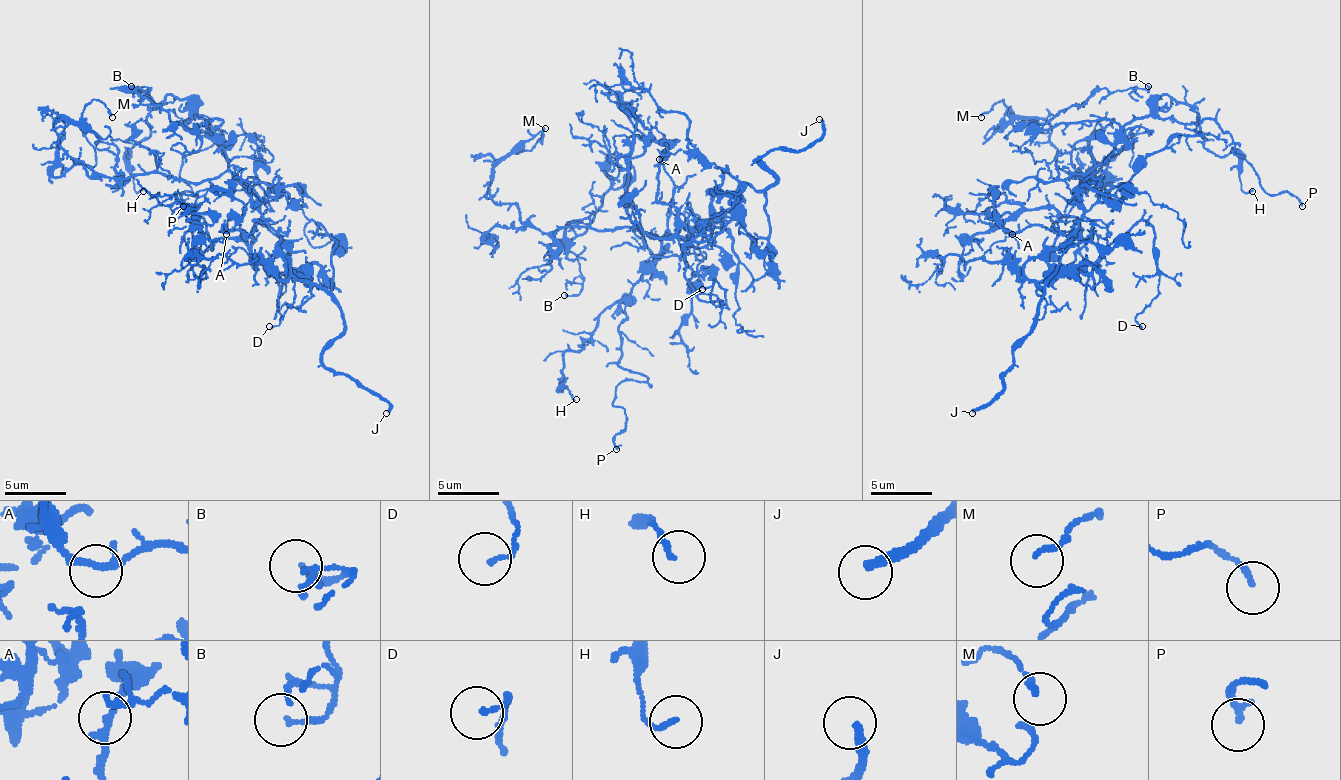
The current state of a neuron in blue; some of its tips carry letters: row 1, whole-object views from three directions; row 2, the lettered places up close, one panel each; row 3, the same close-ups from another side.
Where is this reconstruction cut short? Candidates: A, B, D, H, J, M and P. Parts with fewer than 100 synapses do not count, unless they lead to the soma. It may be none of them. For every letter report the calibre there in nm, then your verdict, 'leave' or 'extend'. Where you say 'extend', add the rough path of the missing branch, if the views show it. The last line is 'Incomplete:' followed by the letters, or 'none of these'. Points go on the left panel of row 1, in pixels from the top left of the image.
A: 150 nm thick; leave
B: 120 nm thick; leave
D: 120 nm thick; leave
H: 120 nm thick; leave
J: 280 nm thick; extend
M: 150 nm thick; leave
P: 180 nm thick; leave
Incomplete: J

